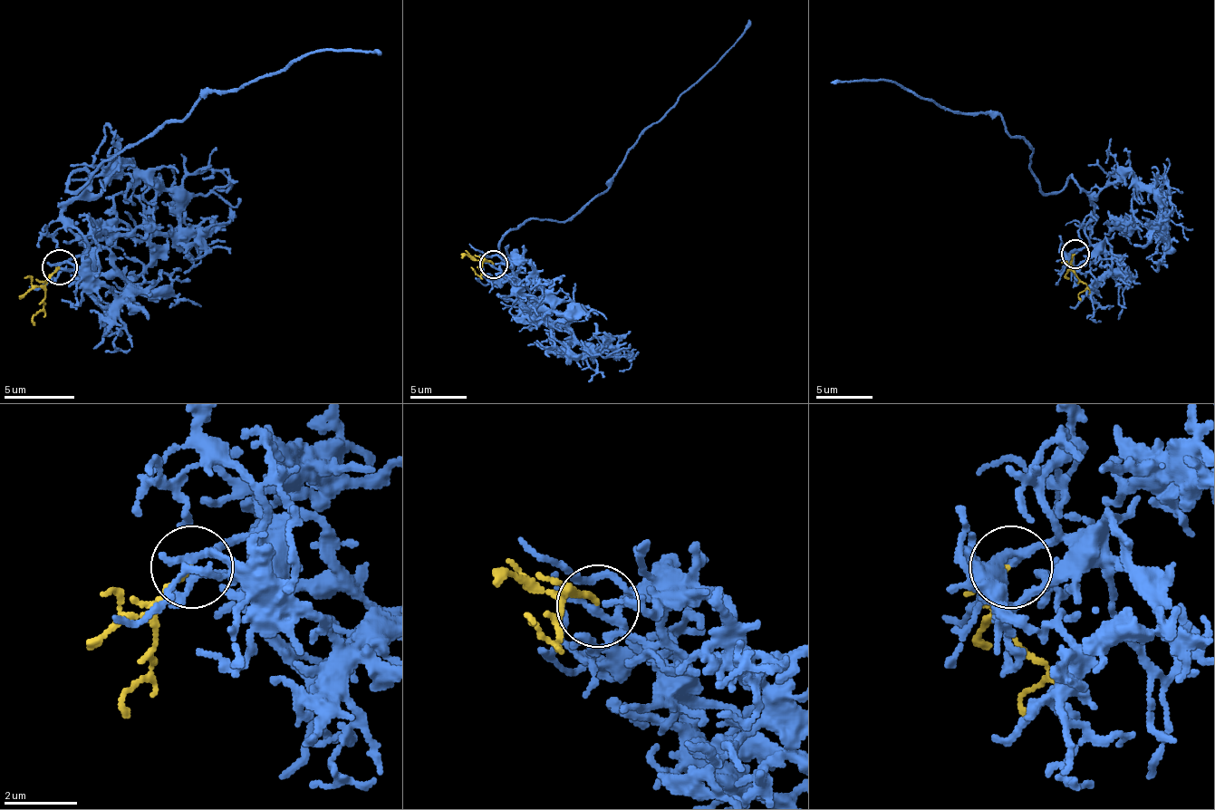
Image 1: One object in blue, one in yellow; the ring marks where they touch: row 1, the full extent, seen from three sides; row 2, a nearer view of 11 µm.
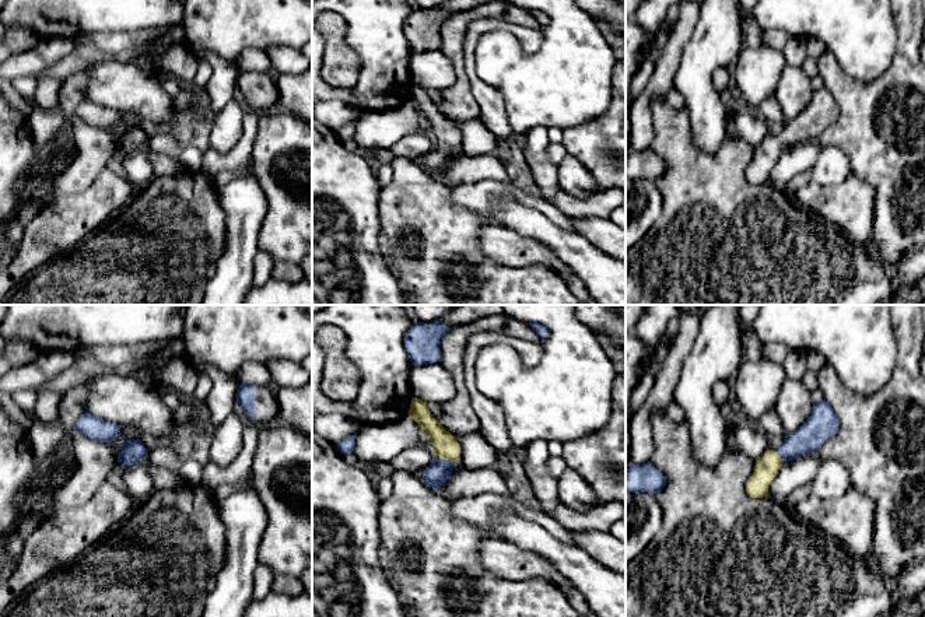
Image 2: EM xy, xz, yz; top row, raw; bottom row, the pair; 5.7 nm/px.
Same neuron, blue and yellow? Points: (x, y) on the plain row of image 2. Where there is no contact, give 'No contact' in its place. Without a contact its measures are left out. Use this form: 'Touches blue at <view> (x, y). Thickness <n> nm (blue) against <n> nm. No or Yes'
Touches blue at xz (445, 146). Thickness 140 nm (blue) against 140 nm. Yes

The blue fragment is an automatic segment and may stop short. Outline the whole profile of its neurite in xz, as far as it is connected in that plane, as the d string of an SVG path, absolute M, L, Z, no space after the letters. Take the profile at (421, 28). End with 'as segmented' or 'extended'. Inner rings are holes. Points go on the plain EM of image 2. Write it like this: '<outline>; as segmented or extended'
M442 6L431 10L417 8L404 22L404 35L414 53L439 49L441 27L452 17L444 11Z; as segmented

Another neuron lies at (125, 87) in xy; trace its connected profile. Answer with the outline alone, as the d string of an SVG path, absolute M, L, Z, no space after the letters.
M108 60L81 70L88 73L84 94L91 102L153 123L171 123L176 113L174 98L161 85L158 69L143 70L133 63Z

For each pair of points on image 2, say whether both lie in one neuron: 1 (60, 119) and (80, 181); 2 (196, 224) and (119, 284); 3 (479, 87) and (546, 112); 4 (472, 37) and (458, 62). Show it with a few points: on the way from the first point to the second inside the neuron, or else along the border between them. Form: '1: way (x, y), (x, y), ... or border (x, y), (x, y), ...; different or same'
1: border (73, 116), (67, 122); different
2: way (177, 235), (139, 273); same
3: border (477, 74), (501, 94), (505, 118), (511, 128); different
4: border (476, 18), (463, 46), (470, 81); different

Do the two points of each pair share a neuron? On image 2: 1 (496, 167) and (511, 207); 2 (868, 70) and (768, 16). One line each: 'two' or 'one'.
1: two
2: one

